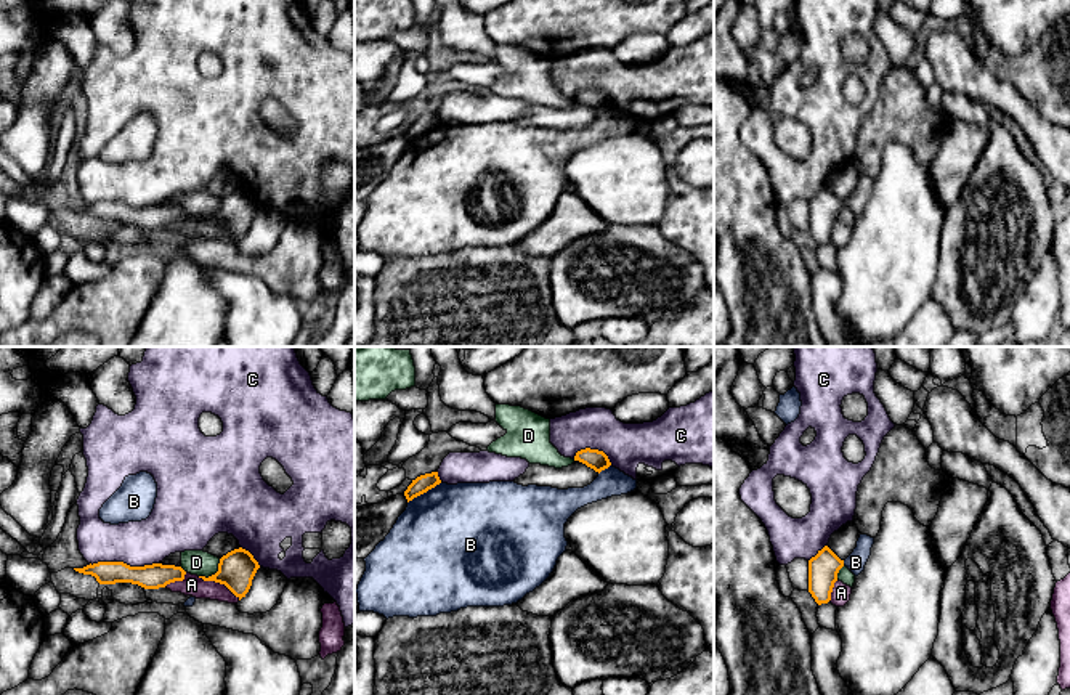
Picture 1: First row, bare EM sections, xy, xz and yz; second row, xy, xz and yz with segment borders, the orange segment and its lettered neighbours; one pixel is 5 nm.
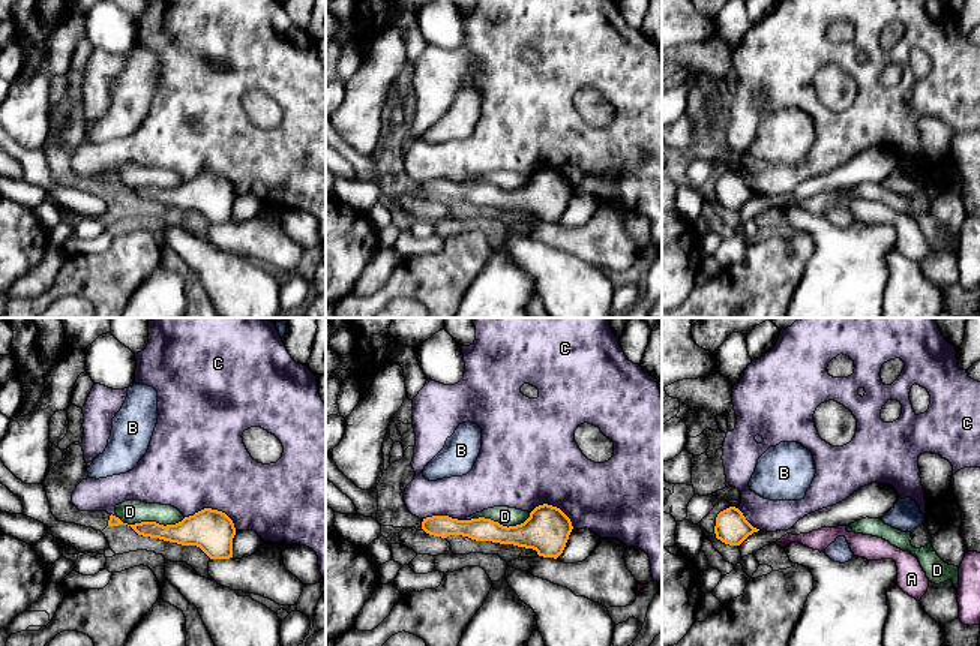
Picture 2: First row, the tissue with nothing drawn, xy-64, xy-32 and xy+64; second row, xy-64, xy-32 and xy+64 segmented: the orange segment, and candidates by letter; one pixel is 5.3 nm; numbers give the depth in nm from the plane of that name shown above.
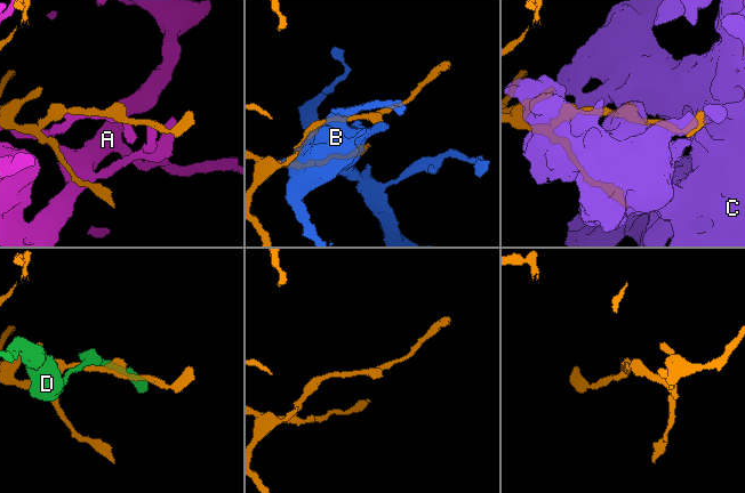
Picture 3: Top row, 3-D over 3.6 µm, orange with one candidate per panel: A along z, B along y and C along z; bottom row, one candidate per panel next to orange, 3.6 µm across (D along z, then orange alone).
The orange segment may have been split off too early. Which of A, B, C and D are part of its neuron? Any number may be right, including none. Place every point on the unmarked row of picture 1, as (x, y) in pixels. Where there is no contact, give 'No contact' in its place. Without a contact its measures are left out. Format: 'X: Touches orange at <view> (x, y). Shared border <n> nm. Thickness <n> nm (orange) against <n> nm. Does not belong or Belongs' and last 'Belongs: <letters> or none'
A: Touches orange at xy (218, 222). Shared border 240 nm. Thickness 190 nm (orange) against 100 nm. Does not belong
B: Touches orange at xz (424, 132). Shared border 200 nm. Thickness 90 nm (orange) against 480 nm. Does not belong
C: Touches orange at xy (122, 203). Shared border 340 nm. Thickness 130 nm (orange) against 220 nm. Does not belong
D: Touches orange at xy (215, 214). Shared border 140 nm. Thickness 190 nm (orange) against 130 nm. Does not belong
Belongs: none

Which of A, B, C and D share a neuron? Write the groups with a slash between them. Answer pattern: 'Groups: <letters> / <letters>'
Groups: A / B / C / D

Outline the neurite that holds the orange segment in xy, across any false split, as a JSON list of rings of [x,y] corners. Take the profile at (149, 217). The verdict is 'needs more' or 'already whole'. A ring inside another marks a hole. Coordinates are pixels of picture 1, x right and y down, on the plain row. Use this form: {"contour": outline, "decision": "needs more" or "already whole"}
{"contour": [[[98,202],[74,210],[95,217],[99,225],[132,223],[144,230],[165,228],[170,223],[183,222],[186,215],[181,207],[162,204],[130,207],[124,202]]], "decision": "already whole"}

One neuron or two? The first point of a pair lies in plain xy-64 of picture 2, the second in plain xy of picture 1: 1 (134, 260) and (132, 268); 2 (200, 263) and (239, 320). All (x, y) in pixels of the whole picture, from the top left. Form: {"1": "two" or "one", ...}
{"1": "one", "2": "one"}

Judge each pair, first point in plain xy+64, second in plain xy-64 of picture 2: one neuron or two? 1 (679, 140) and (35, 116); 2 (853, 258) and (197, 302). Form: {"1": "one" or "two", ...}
{"1": "one", "2": "two"}

